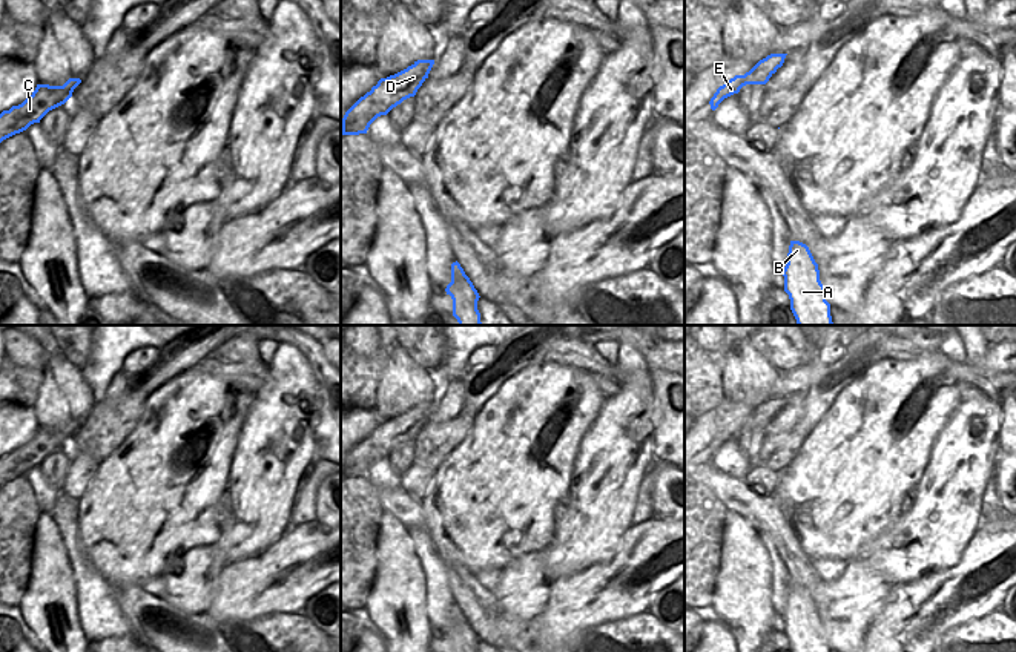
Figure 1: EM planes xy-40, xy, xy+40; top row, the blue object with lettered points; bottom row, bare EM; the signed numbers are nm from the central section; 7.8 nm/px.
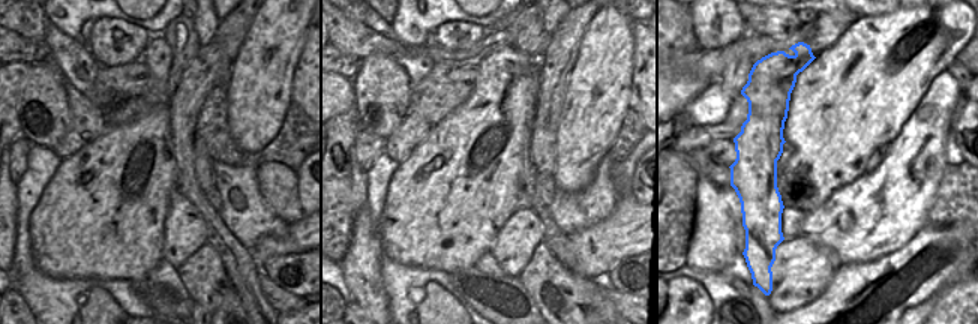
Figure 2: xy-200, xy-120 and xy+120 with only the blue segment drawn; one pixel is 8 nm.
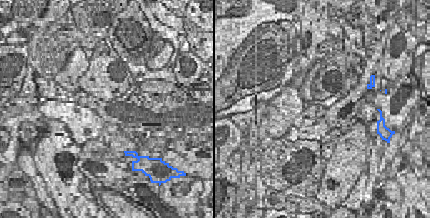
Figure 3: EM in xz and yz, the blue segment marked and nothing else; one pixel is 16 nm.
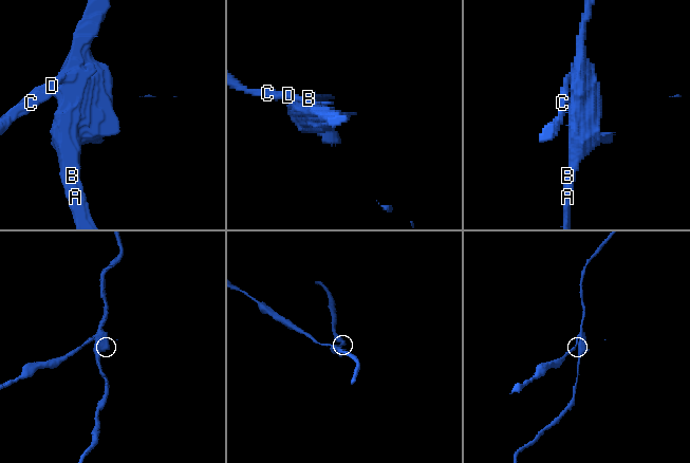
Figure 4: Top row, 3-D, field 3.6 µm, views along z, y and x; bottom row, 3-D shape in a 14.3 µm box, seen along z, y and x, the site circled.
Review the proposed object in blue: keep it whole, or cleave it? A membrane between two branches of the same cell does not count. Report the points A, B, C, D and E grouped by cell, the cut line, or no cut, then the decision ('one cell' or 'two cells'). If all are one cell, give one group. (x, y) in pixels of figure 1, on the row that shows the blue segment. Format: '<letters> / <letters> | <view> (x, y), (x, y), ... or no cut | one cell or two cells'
A B / C D E | xy (415, 63), (424, 69), (425, 77) | two cells

